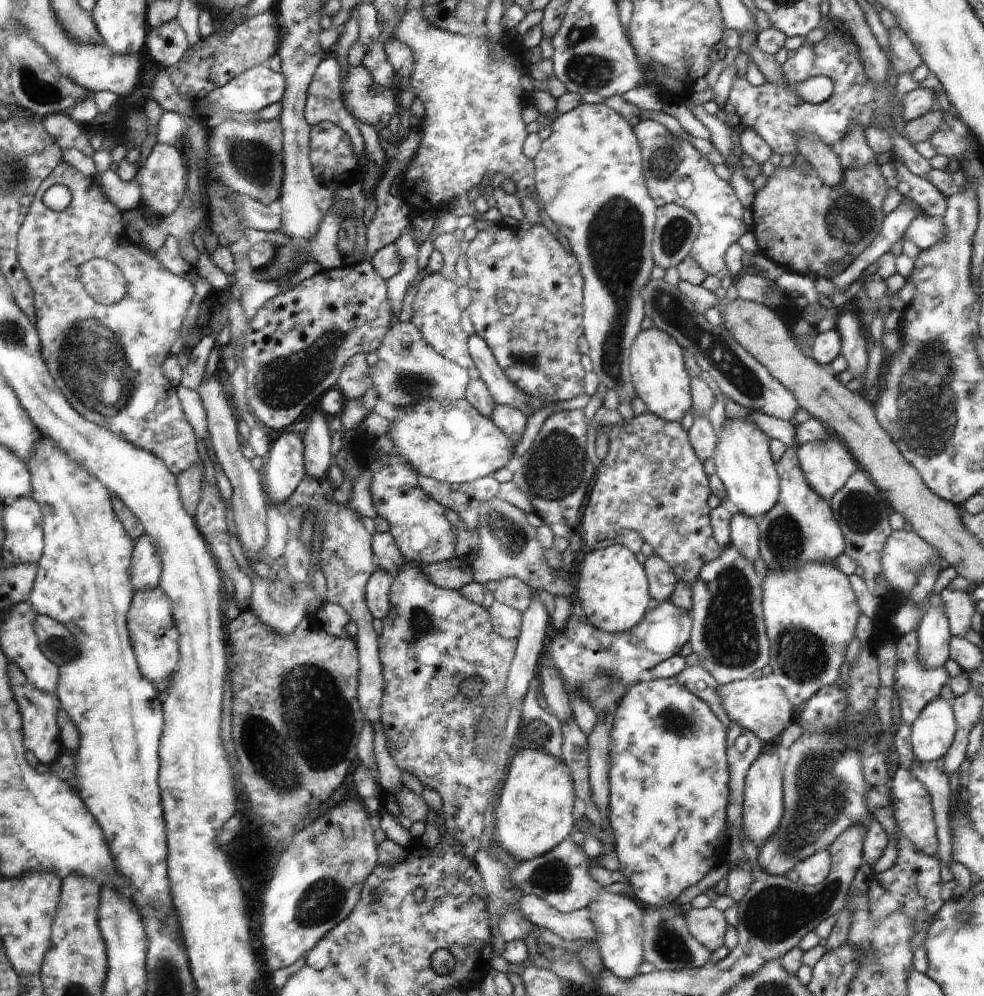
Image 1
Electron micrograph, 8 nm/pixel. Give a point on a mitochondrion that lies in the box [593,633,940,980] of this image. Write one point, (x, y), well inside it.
(821, 789)

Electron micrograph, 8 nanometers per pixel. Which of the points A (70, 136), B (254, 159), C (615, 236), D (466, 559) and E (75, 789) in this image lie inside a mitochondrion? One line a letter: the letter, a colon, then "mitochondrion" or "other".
A: other
B: mitochondrion
C: mitochondrion
D: other
E: other

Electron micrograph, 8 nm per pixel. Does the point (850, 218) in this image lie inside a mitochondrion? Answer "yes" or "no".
yes

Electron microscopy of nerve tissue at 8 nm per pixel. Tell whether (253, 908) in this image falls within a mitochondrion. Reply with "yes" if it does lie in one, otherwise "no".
no

